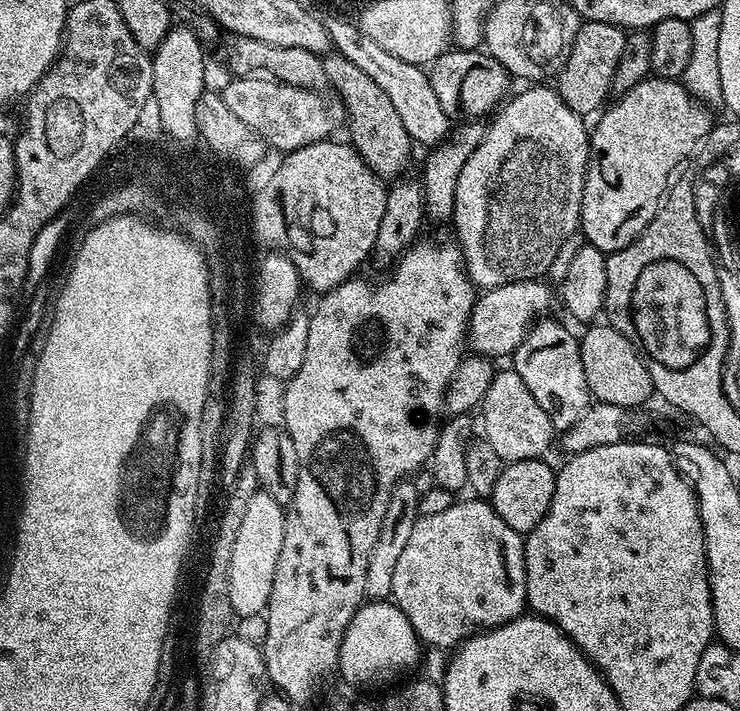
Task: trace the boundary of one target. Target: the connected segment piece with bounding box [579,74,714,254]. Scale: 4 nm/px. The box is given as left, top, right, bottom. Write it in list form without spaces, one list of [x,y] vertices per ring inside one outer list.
[[[652,74],[649,75],[648,79],[638,82],[638,86],[634,86],[634,90],[619,93],[618,98],[613,99],[611,103],[599,113],[598,119],[600,119],[600,121],[597,122],[596,128],[594,124],[594,127],[590,132],[591,151],[588,153],[586,186],[582,190],[582,206],[580,207],[579,231],[582,233],[582,236],[584,232],[583,239],[587,241],[587,243],[592,244],[598,250],[602,250],[607,254],[609,252],[622,250],[630,242],[634,242],[643,234],[646,230],[646,226],[650,222],[650,218],[654,218],[654,214],[658,210],[661,200],[664,199],[664,193],[667,192],[668,185],[673,179],[672,171],[674,171],[675,168],[678,167],[679,164],[699,146],[700,140],[701,144],[702,142],[707,141],[708,132],[711,130],[714,123],[714,117],[712,117],[707,111],[711,112],[703,103],[701,103],[701,101],[697,100],[692,93],[687,92],[687,90],[684,89],[683,83],[681,83],[679,79],[663,80],[661,76]]]

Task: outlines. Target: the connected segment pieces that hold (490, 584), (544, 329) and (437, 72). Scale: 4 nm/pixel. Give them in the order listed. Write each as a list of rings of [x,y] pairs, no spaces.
[[[484,498],[454,502],[442,514],[420,516],[406,541],[402,555],[394,566],[394,586],[391,601],[410,618],[417,636],[425,645],[455,649],[470,636],[497,628],[516,619],[526,608],[526,578],[524,577],[524,536],[510,530],[506,522]]]
[[[540,318],[525,334],[524,341],[510,356],[511,367],[526,382],[530,394],[534,394],[538,406],[546,410],[553,429],[572,428],[588,409],[590,393],[586,386],[586,373],[580,361],[580,341],[564,324],[556,320]]]
[[[471,48],[446,50],[438,59],[432,61],[427,73],[430,86],[434,86],[434,95],[438,97],[442,110],[446,110],[449,118],[456,122],[468,122],[473,118],[484,118],[480,116],[487,117],[495,113],[509,95],[508,71],[484,50]]]

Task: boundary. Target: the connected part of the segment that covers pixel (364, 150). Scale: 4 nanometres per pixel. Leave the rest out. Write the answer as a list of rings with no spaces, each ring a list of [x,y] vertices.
[[[328,54],[323,57],[324,78],[329,85],[336,87],[335,95],[344,106],[346,113],[346,129],[348,128],[347,139],[350,141],[356,153],[364,159],[366,166],[375,176],[379,176],[385,182],[395,181],[403,177],[408,168],[408,159],[412,156],[414,142],[410,134],[406,134],[406,126],[402,126],[402,117],[398,110],[394,110],[390,98],[382,91],[382,86],[358,70],[350,58],[339,54]]]

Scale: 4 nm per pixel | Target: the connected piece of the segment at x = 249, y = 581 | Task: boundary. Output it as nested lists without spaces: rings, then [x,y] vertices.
[[[257,490],[246,506],[246,514],[242,514],[228,571],[230,606],[237,617],[258,614],[268,607],[270,586],[274,586],[274,570],[278,566],[278,554],[282,554],[285,511],[286,508],[270,494]]]

